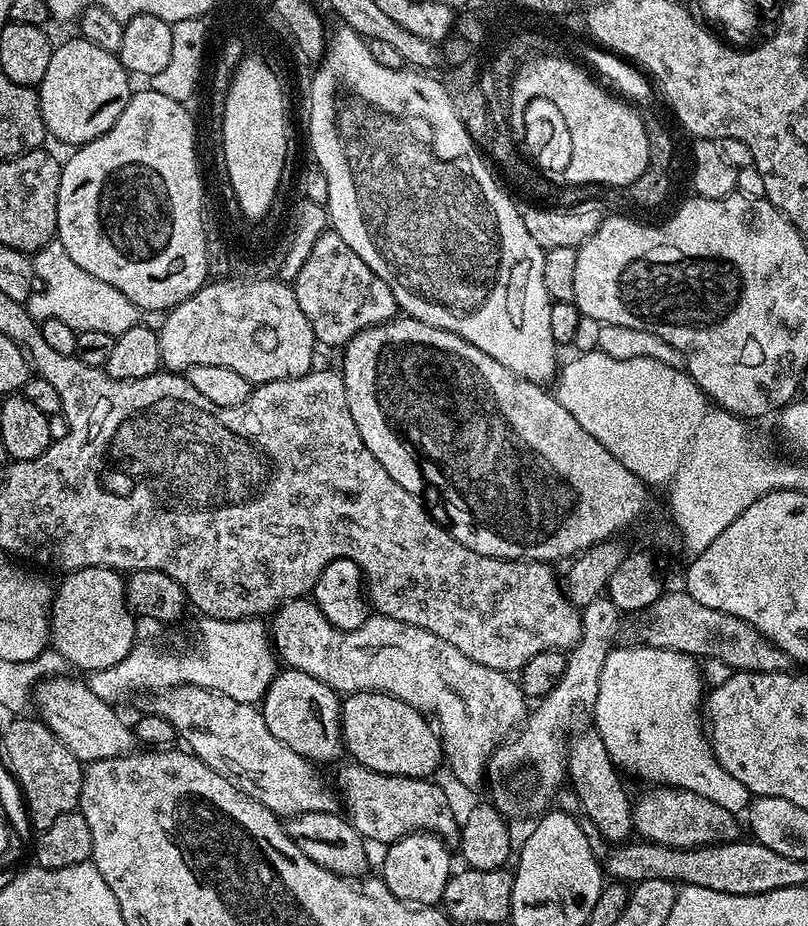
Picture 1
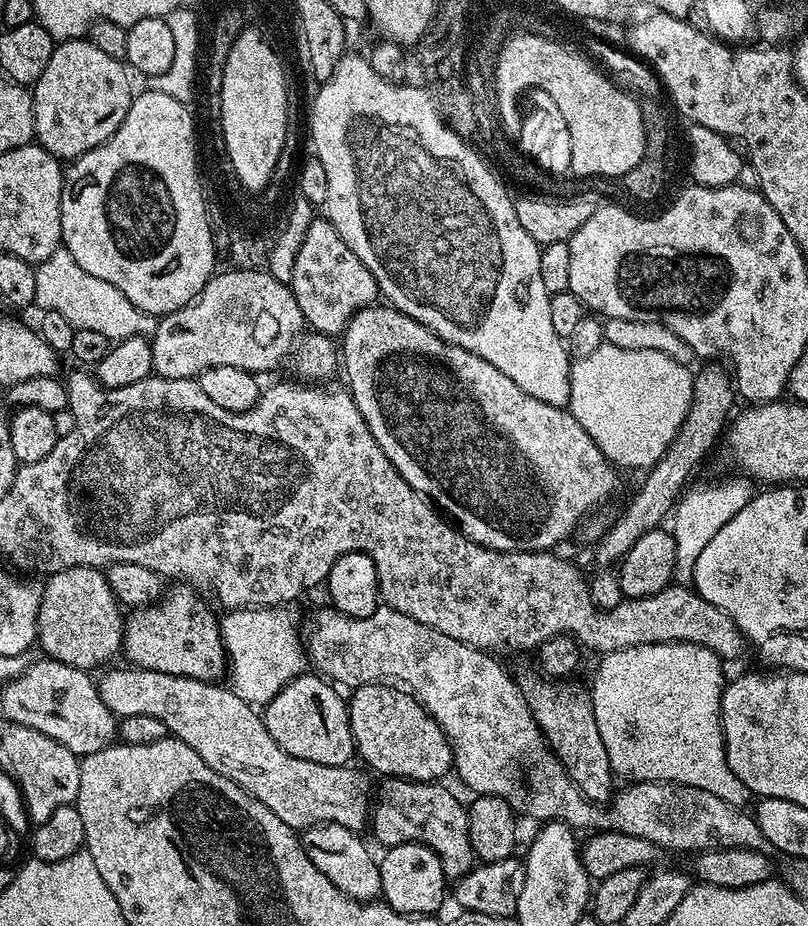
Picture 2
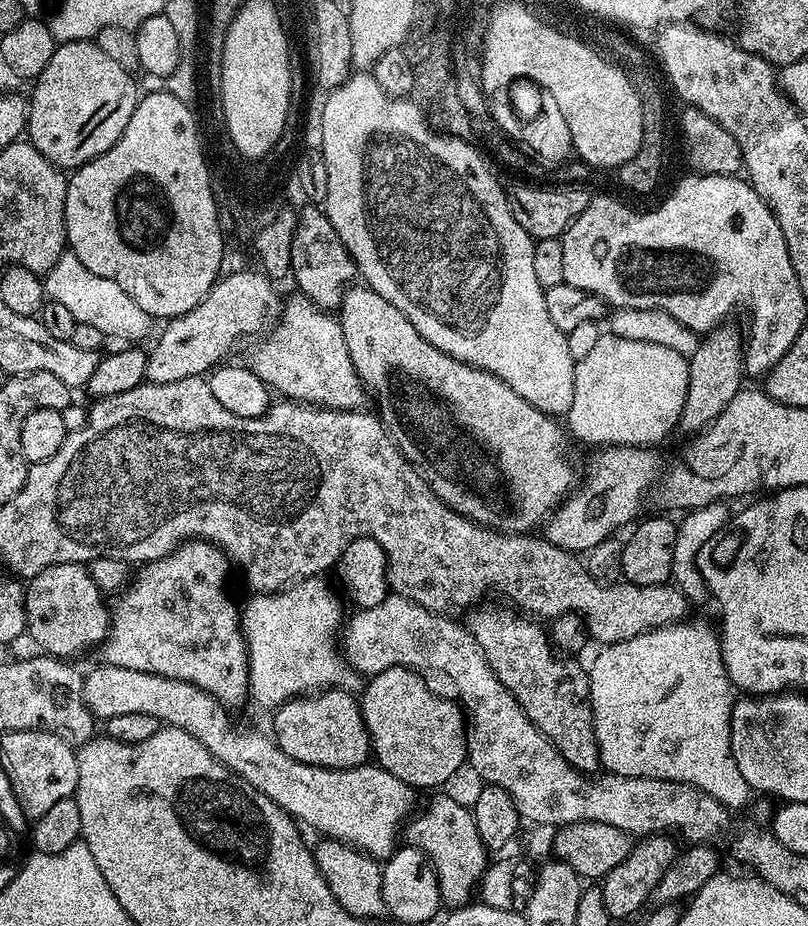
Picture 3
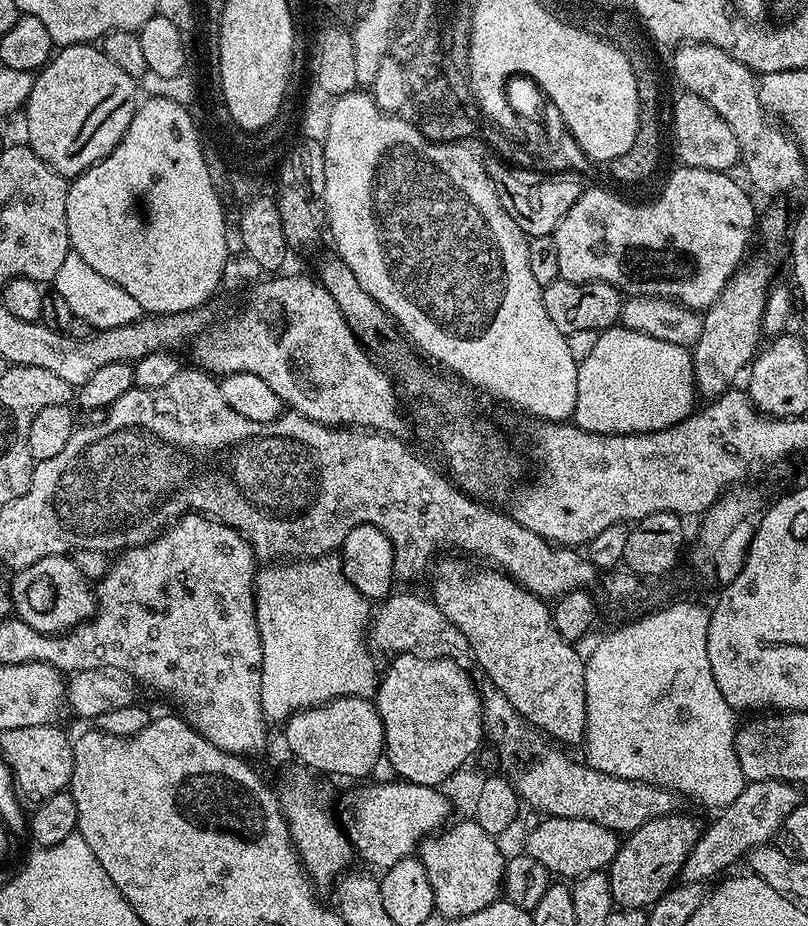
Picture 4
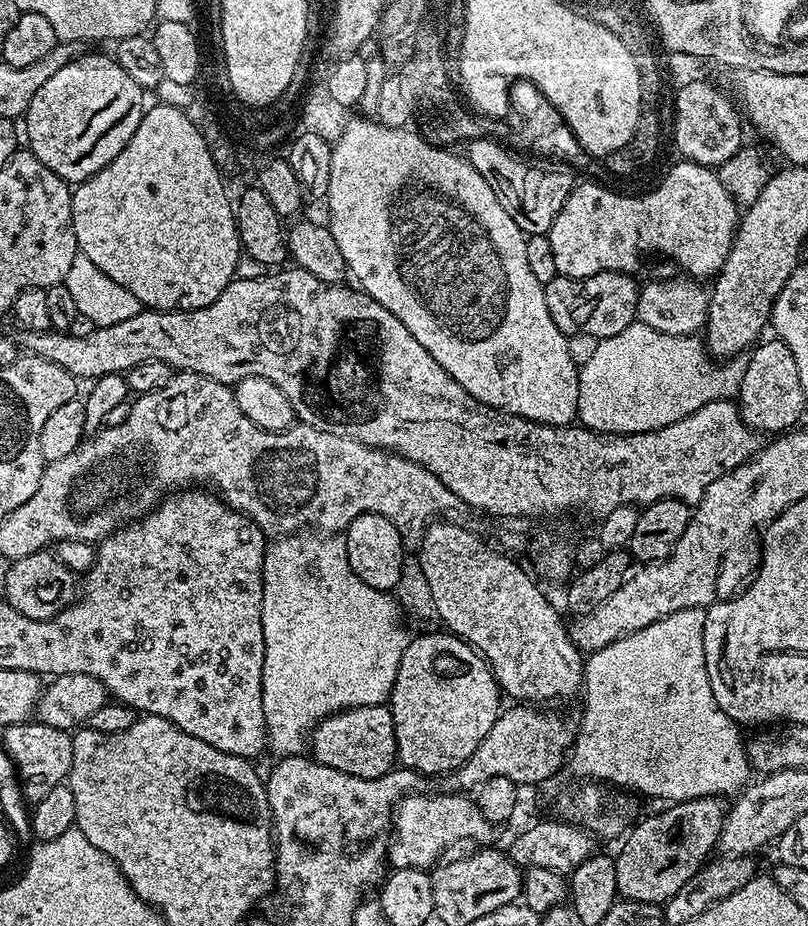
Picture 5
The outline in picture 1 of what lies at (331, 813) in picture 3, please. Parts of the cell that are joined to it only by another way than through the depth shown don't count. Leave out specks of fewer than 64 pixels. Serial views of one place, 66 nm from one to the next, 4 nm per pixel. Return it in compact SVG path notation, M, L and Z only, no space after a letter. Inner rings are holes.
M193 684L165 688L151 699L151 715L166 718L177 737L188 743L187 751L206 762L210 770L222 774L226 782L262 802L275 816L291 818L307 812L333 811L333 789L324 785L323 778L316 773L317 765L278 742L270 734L264 713L257 705L234 702L226 694Z

